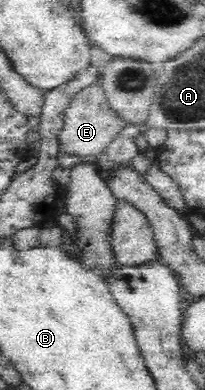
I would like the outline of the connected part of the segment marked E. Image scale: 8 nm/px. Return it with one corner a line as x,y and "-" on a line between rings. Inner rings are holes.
97,73
94,80
72,98
64,118
65,122
59,136
63,146
62,151
77,156
97,157
108,146
110,140
114,140
127,125
126,121
110,106
101,73

